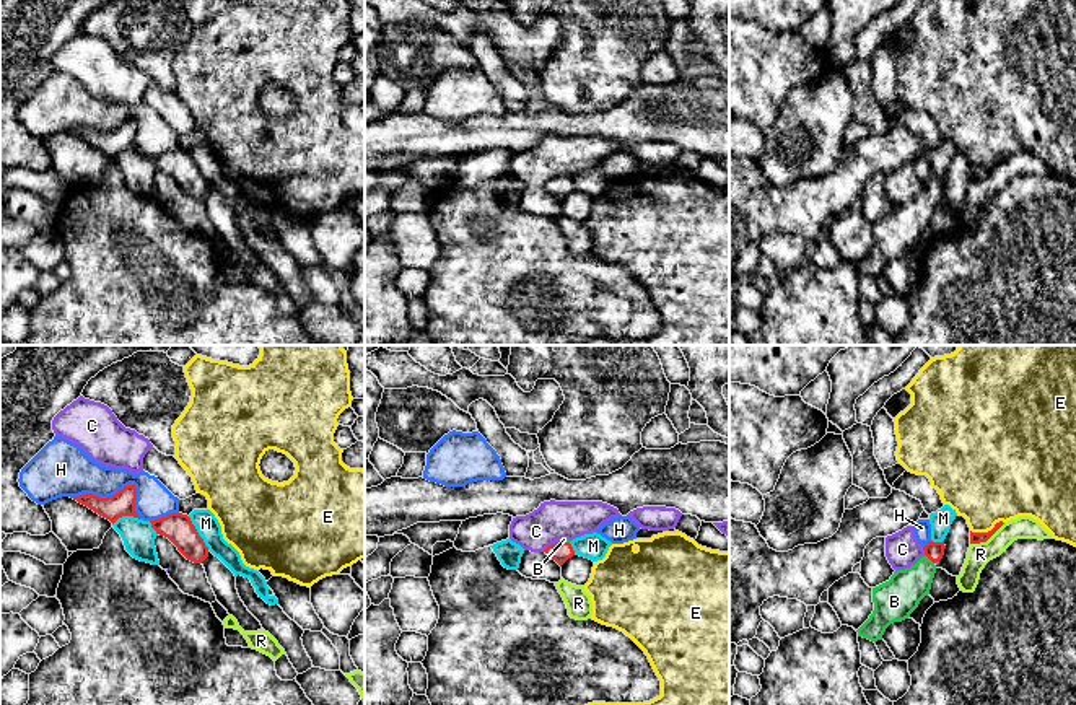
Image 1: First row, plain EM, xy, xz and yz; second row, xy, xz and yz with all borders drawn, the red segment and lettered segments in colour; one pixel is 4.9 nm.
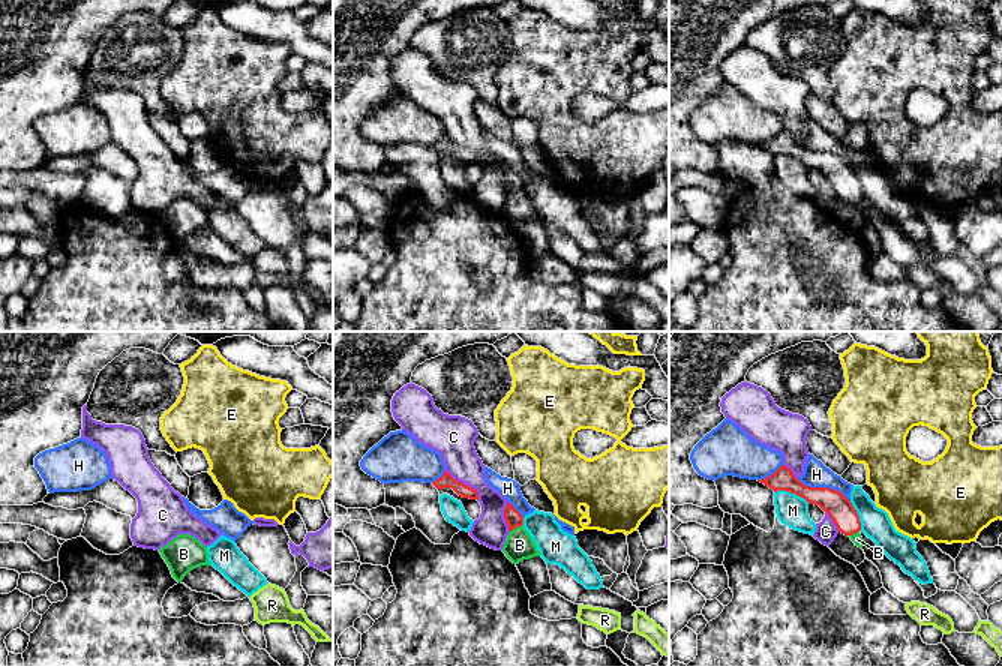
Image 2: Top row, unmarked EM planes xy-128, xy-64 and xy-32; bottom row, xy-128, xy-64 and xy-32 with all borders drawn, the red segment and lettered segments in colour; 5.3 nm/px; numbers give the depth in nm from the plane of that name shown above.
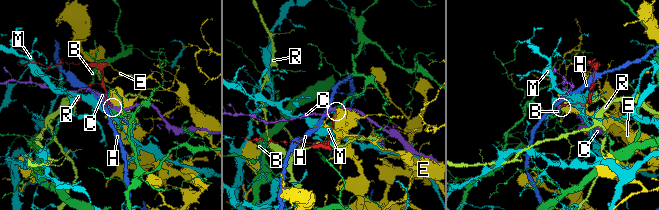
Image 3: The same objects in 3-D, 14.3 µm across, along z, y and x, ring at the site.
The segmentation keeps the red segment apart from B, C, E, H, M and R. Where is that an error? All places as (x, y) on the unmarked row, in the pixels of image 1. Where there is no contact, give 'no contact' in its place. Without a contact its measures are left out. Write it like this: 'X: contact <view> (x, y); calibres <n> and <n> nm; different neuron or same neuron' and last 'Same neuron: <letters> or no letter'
B: contact yz (928, 192); calibres 90 and 200 nm; same neuron
C: contact xz (552, 179); calibres 100 and 200 nm; different neuron
E: contact yz (988, 166); calibres 60 and 420 nm; different neuron
H: contact xy (100, 132); calibres 120 and 280 nm; different neuron
M: contact xy (197, 168); calibres 150 and 120 nm; different neuron
R: contact yz (987, 175); calibres 60 and 110 nm; different neuron
Same neuron: B

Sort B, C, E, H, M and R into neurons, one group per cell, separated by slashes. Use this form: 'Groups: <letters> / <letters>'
Groups: B / C / E / H / M / R

